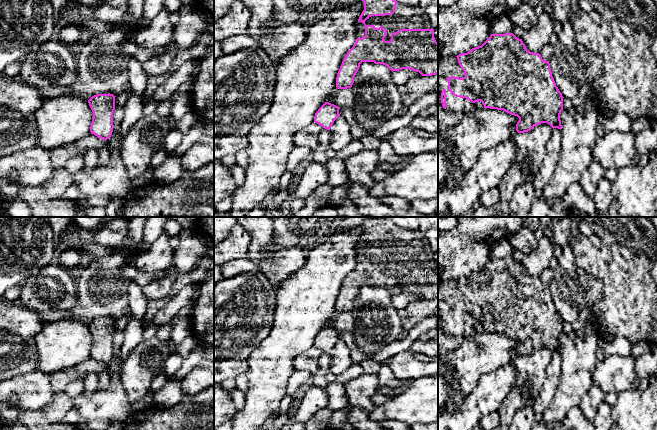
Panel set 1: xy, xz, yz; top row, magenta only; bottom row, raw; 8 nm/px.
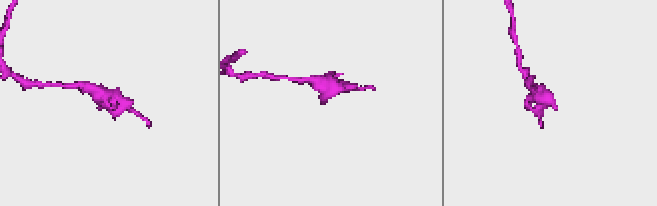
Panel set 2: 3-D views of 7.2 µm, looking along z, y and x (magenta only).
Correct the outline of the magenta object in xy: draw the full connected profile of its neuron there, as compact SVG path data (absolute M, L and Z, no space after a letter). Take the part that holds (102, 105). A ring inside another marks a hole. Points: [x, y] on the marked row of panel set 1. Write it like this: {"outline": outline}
{"outline": "M110 93L97 94L88 100L93 112L90 132L105 141L111 137L114 128L115 97Z"}

